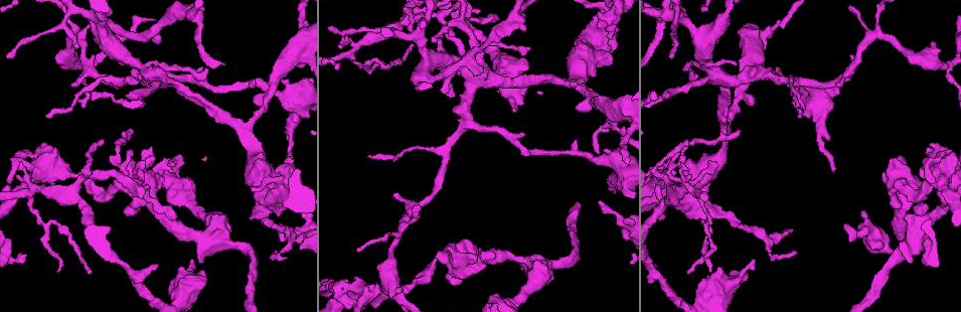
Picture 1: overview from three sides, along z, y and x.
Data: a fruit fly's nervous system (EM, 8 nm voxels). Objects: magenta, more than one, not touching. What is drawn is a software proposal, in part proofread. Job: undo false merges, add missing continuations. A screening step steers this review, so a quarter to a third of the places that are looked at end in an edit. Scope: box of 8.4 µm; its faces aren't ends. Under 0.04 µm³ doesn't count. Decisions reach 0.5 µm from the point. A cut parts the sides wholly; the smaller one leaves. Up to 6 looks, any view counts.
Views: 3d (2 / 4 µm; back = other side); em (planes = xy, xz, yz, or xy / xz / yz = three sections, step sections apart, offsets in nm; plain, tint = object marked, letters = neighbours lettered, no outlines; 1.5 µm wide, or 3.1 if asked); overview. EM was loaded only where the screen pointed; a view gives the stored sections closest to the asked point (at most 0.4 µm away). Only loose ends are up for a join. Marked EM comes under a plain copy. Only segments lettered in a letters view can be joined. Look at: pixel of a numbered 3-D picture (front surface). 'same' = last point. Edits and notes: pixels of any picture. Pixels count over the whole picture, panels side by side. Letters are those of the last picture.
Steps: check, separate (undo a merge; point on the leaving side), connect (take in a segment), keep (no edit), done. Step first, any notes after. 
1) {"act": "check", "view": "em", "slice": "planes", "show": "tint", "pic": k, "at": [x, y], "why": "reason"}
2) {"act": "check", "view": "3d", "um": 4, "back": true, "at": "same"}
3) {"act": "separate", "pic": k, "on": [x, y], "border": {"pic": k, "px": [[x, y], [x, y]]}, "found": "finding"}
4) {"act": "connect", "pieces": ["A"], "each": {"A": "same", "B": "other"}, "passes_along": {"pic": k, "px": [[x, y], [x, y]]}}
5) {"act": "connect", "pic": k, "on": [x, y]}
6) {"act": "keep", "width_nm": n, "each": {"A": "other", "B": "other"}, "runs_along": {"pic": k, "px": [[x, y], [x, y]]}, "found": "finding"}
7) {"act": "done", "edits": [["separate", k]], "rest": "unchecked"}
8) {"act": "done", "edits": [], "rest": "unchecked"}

{"act": "check", "view": "em", "slice": "planes", "show": "tint", "pic": 1, "at": [433, 264], "why": "abrupt turn"}

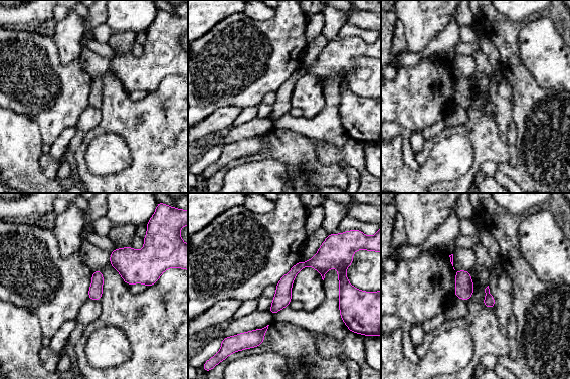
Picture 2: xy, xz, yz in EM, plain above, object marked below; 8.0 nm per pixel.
{"act": "check", "view": "em", "slice": "planes", "show": "letters", "at": "same"}

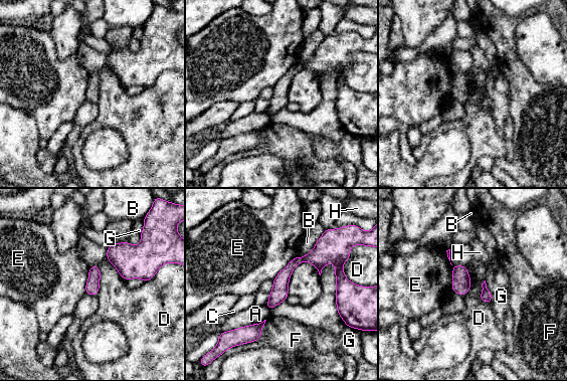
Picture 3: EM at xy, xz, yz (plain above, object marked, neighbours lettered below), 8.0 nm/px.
{"act": "separate", "pic": 3, "on": [280, 281], "width_nm": 110, "each": {"A": "other", "B": "other", "C": "other", "D": "other", "E": "other", "F": "other", "G": "other", "H": "other"}, "found": "a second neuron is stuck on"}

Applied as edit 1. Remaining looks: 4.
{"act": "check", "view": "overview"}

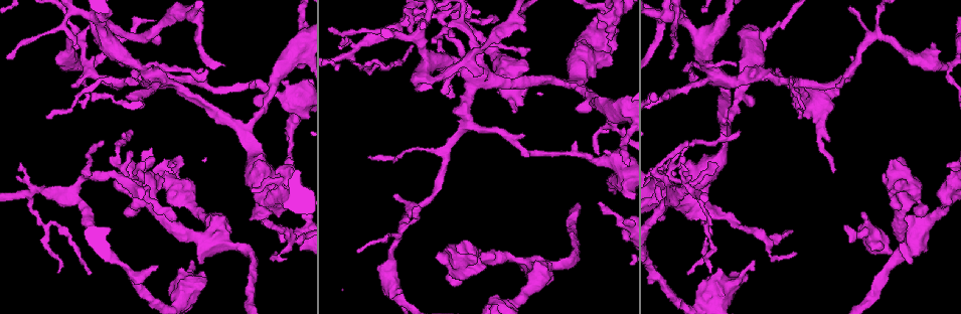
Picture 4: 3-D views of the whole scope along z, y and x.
{"act": "check", "view": "em", "slice": "xz", "step": 8, "show": "tint", "pic": 4, "at": [115, 174]}

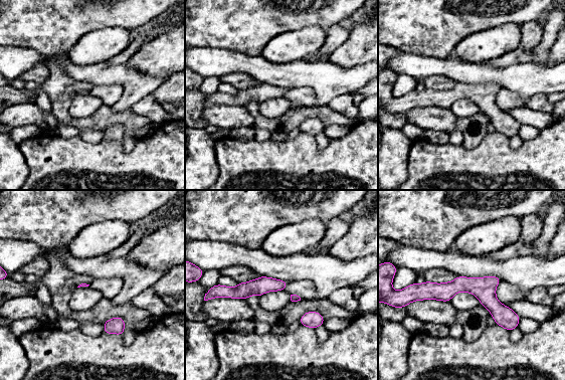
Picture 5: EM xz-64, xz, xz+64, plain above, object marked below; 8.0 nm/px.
{"act": "check", "view": "em", "slice": "planes", "show": "letters", "at": "same", "why": "cut it another way"}

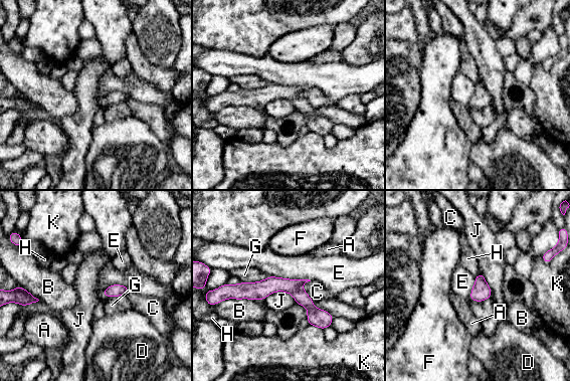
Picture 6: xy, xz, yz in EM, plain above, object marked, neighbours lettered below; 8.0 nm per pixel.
{"act": "keep", "each": {"A": "other", "B": "other", "C": "other", "D": "other", "E": "other", "F": "other", "G": "other", "H": "other", "J": "other", "K": "other"}, "found": "all the same neuron"}

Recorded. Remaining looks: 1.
{"act": "done", "edits": [["separate", 3]], "rest": "unchecked"}

